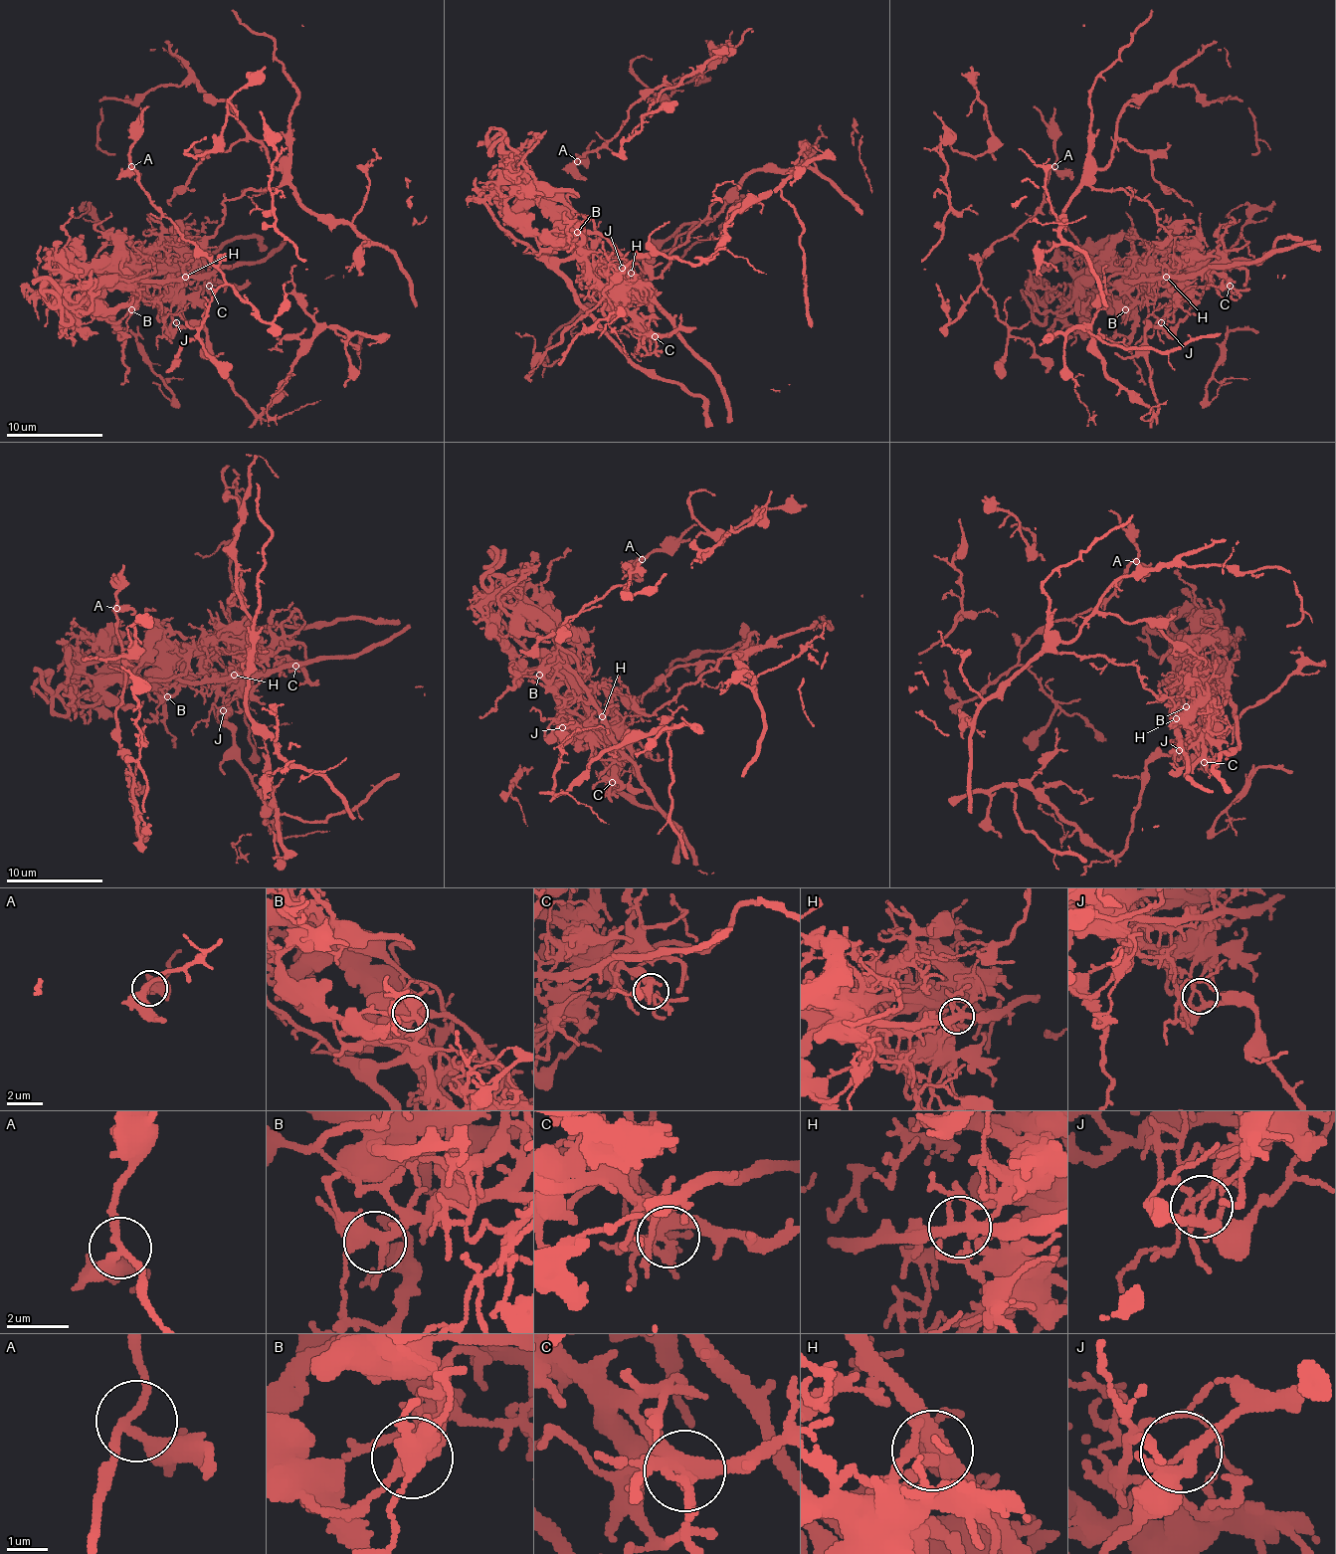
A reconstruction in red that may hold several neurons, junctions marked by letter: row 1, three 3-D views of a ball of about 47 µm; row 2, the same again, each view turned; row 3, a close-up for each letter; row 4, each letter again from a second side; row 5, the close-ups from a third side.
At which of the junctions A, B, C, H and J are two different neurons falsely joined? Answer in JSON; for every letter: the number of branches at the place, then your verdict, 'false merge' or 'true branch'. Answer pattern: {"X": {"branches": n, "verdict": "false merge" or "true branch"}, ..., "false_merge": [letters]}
{"A": {"branches": 3, "verdict": "true branch"}, "B": {"branches": 4, "verdict": "true branch"}, "C": {"branches": 6, "verdict": "true branch"}, "H": {"branches": 6, "verdict": "false merge"}, "J": {"branches": 3, "verdict": "false merge"}, "false_merge": ["H", "J"]}

